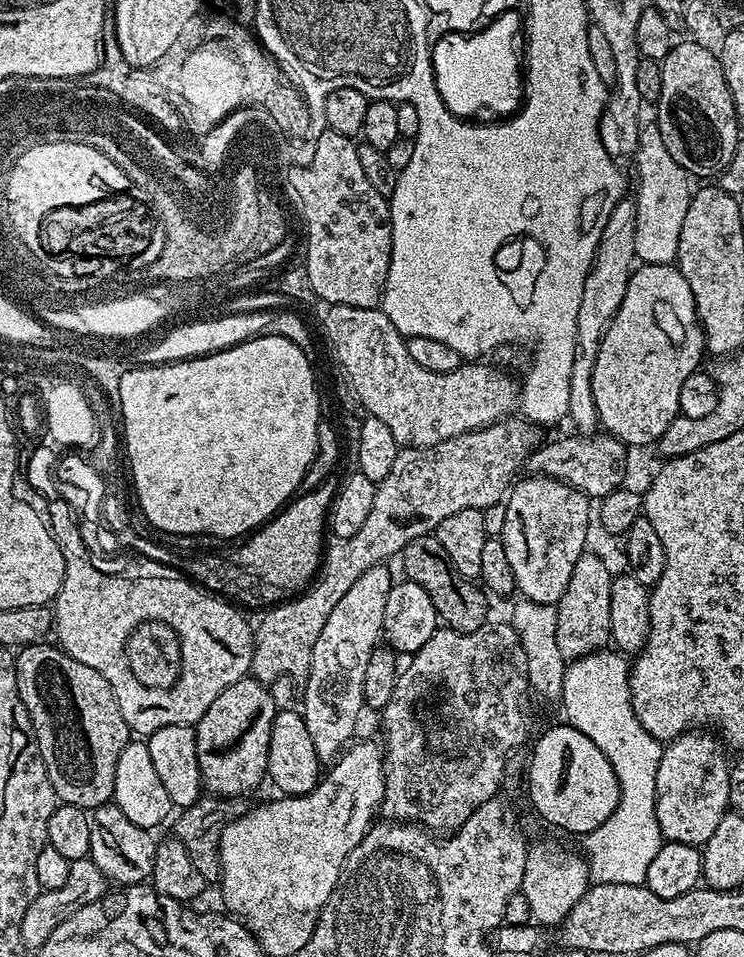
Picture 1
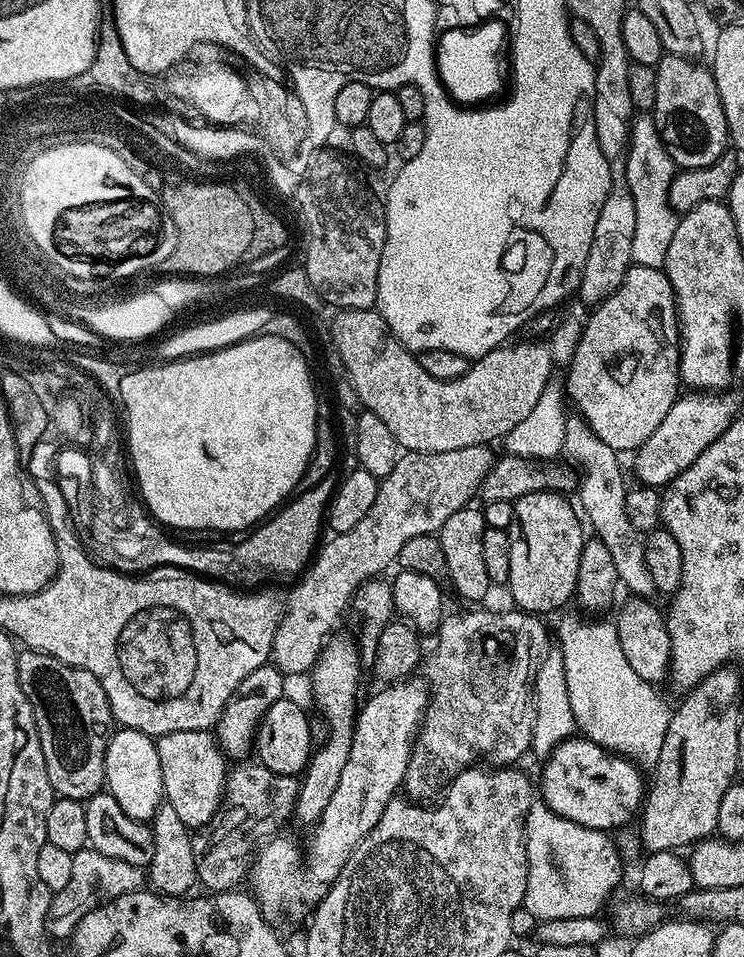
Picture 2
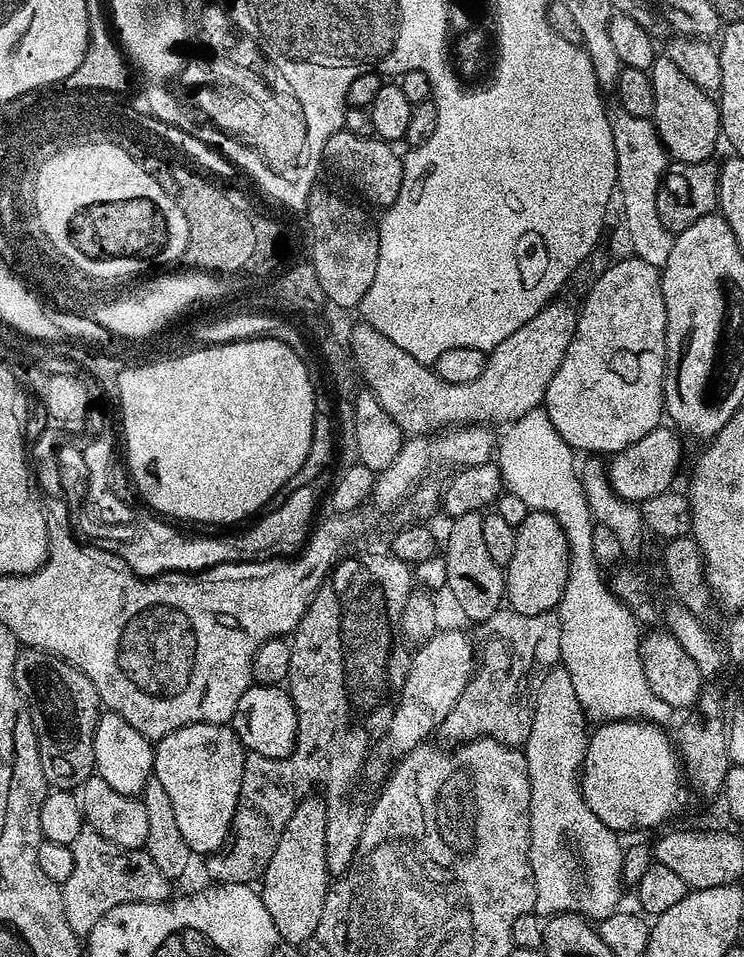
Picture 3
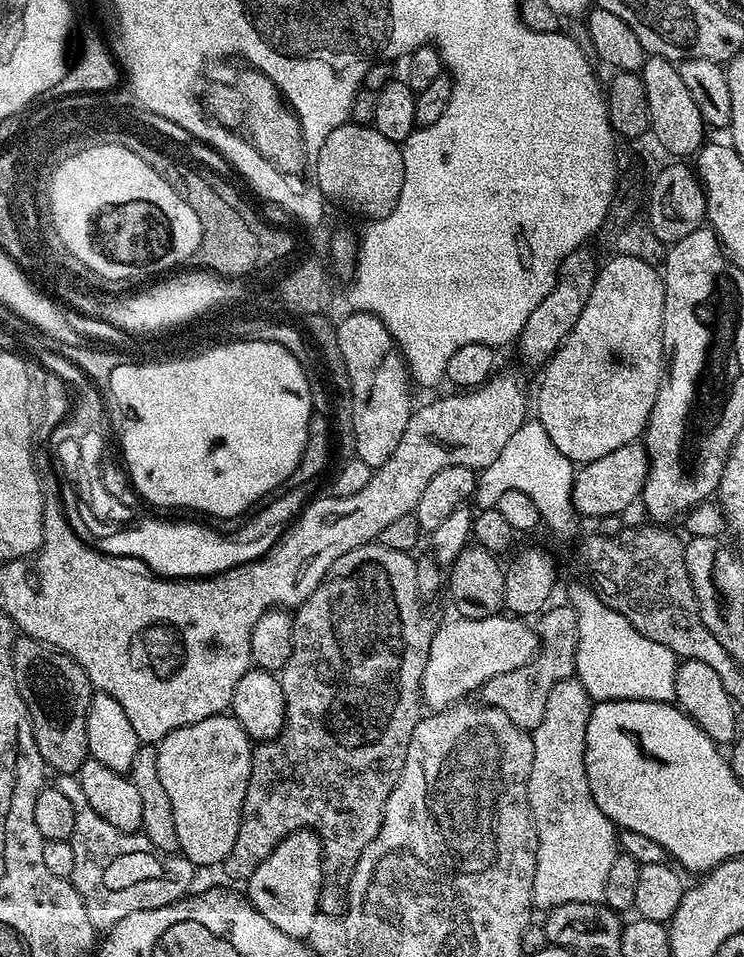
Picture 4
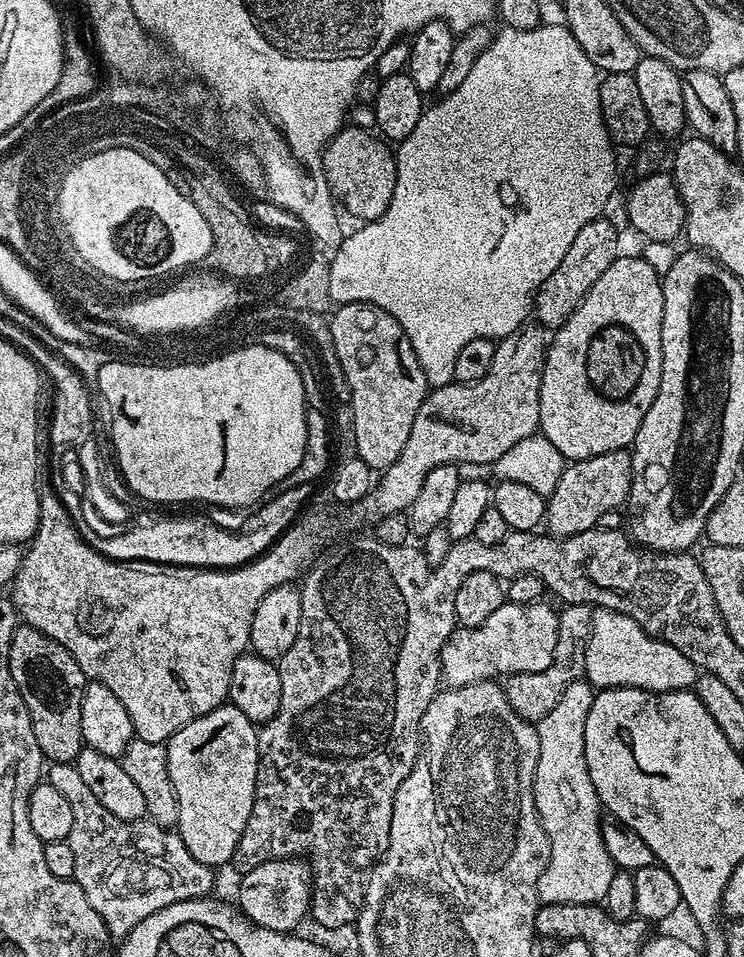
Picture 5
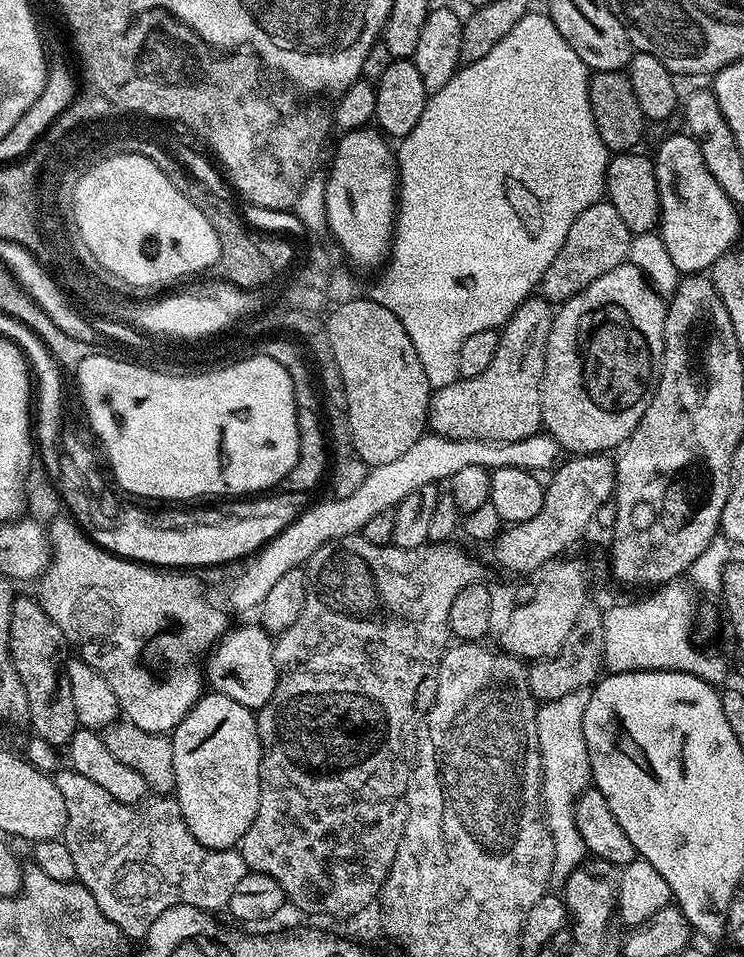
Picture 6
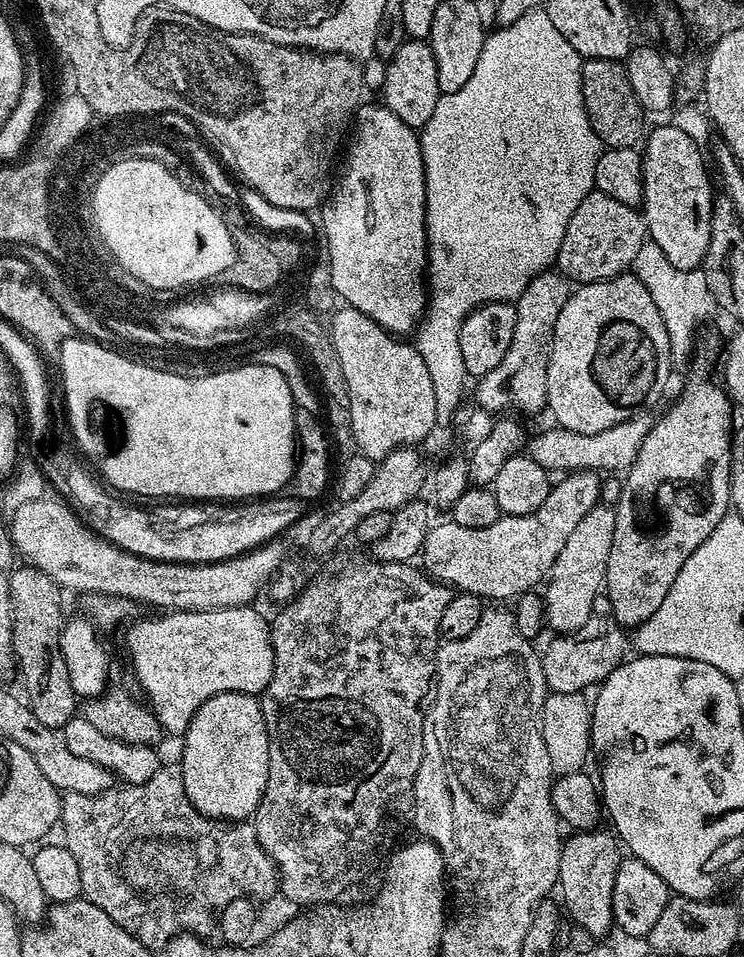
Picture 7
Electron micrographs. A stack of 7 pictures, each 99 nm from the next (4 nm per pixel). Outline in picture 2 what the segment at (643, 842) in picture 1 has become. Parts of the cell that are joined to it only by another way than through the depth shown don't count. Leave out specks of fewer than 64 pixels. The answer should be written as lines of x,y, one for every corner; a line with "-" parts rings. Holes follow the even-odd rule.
584,618
588,620
564,620
560,624
562,662
566,666
566,690
570,694
570,710
574,710
574,722
579,735
605,748
609,754
626,756
633,762
655,762
666,738
666,726
670,726
673,709
660,698
649,681
638,678
622,654
622,642
618,642
618,630
608,618

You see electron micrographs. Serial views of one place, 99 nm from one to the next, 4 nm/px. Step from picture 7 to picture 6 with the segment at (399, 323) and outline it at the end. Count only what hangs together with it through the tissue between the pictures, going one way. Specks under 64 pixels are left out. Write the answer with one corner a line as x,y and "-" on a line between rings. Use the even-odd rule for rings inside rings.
367,126
345,131
336,144
336,157
332,160
332,169
324,180
326,198
327,231
332,232
339,251
352,264
383,265
390,255
392,238
396,226
398,207
398,156
391,148
389,137
376,126

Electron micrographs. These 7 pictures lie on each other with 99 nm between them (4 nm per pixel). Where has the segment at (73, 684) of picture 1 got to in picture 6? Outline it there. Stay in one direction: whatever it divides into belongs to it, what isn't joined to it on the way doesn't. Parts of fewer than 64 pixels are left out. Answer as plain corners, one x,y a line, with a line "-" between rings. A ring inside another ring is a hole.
17,595
12,602
12,613
10,614
10,658
14,662
14,670
18,670
18,678
22,678
22,686
26,690
26,702
28,703
28,718
27,723
32,724
32,732
37,736
41,736
46,742
57,746
67,746
70,738
76,732
78,727
76,722
76,715
74,714
74,694
70,694
70,678
67,671
62,670
62,660
60,664
60,647
65,647
66,641
62,630
58,630
58,626
54,626
54,622
43,612
40,608
40,601
33,598
31,595
20,596

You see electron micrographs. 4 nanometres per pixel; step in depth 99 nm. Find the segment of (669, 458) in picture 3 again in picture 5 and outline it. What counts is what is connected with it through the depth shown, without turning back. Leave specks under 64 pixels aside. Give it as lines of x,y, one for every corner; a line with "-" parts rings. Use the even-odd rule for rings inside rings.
619,448
594,458
573,460
565,467
558,486
554,486
546,500
546,528
554,536
573,536
582,530
596,527
598,518
615,508
623,509
628,503
632,485
631,451

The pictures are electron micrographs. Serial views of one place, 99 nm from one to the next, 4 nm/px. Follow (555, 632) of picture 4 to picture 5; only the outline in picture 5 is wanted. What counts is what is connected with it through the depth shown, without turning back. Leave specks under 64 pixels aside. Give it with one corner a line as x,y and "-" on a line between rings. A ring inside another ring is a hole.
591,604
561,607
558,612
557,646
553,663
538,673
522,672
503,677
504,696
522,719
539,722
554,706
554,702
558,702
565,686
584,676
584,650
592,637
592,610

